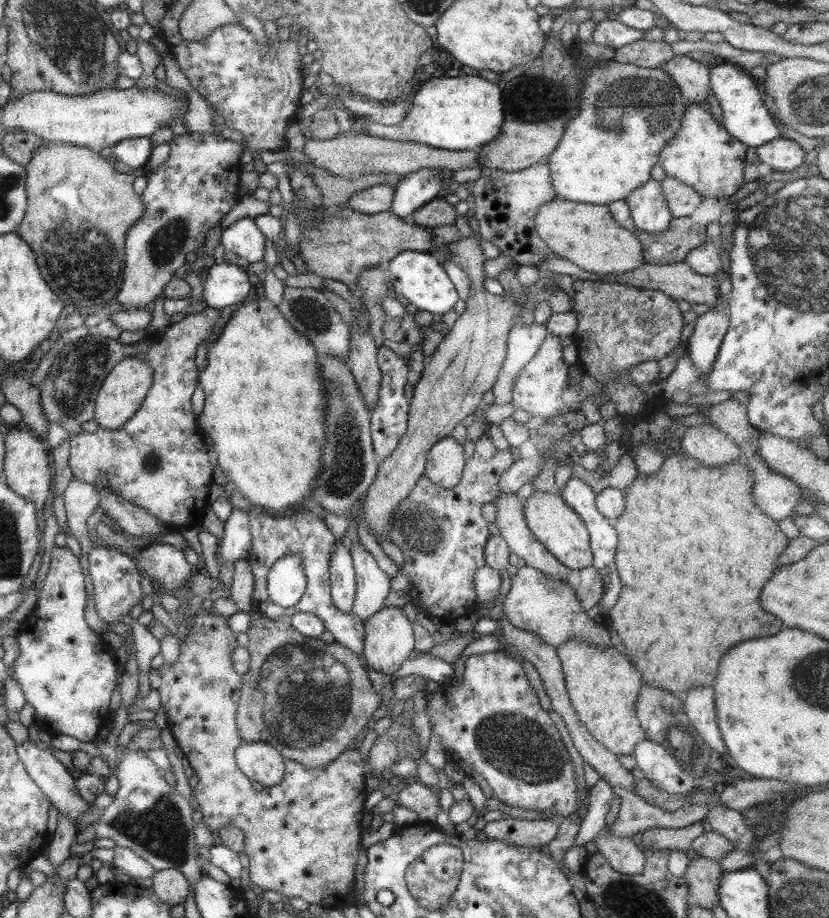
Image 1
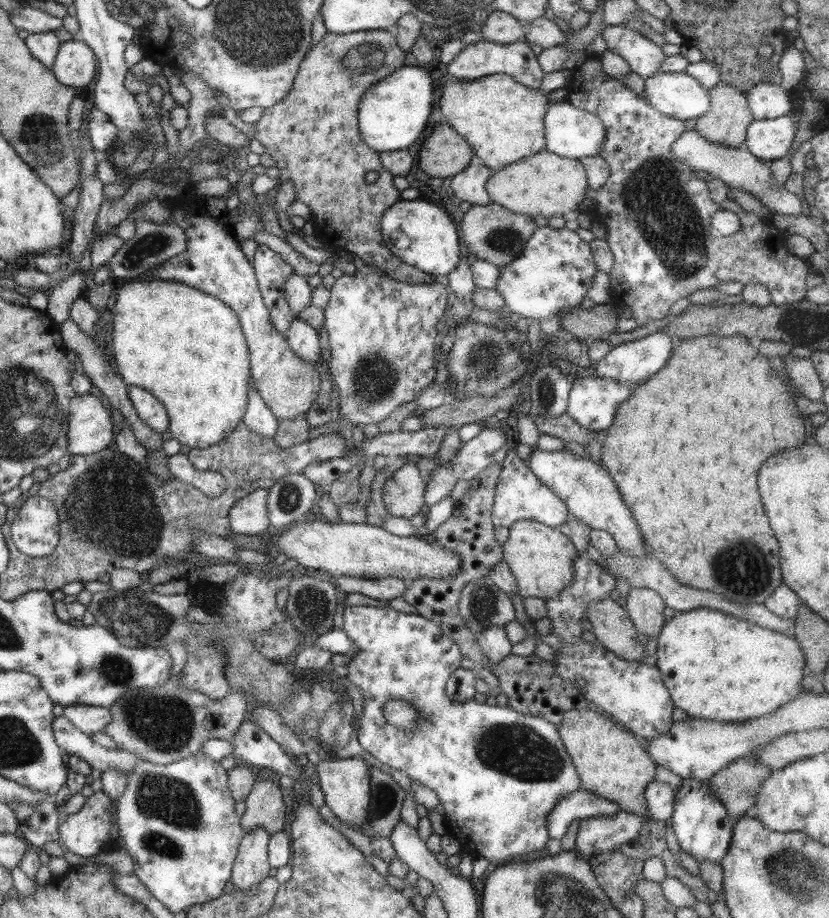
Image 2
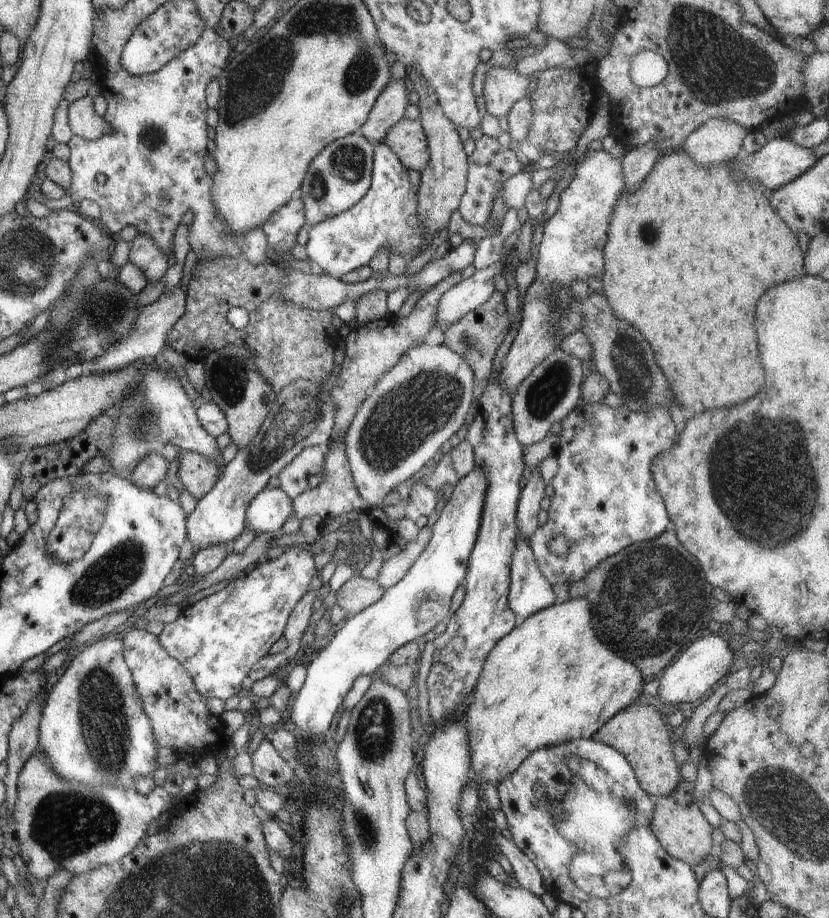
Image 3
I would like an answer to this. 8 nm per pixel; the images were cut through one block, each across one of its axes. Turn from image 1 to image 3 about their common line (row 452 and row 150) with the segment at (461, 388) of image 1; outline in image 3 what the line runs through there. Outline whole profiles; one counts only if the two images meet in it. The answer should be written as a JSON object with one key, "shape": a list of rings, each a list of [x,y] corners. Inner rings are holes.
{"shape":[[[419,118],[399,120],[388,129],[382,142],[399,156],[406,169],[421,172],[428,164],[428,139]]]}

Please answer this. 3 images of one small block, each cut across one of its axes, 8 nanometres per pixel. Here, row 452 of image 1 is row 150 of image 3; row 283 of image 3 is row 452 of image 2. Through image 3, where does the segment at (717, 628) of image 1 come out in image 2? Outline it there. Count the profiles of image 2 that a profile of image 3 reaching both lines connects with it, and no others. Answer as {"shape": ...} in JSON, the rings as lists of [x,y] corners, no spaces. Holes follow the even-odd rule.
{"shape":[[[712,333],[679,340],[666,365],[655,376],[644,383],[633,385],[630,398],[618,406],[612,426],[603,440],[602,457],[605,468],[621,492],[626,507],[632,511],[633,520],[639,526],[648,547],[652,548],[653,556],[666,566],[668,572],[680,584],[700,588],[700,590],[712,590],[724,596],[726,600],[738,604],[763,604],[764,600],[772,596],[772,593],[782,584],[778,542],[768,526],[768,518],[764,514],[764,506],[756,486],[758,470],[770,456],[780,454],[784,450],[794,450],[809,440],[804,425],[806,417],[798,410],[793,394],[792,396],[788,394],[788,386],[772,370],[768,359],[760,354],[757,343],[740,334],[722,336]]]}

